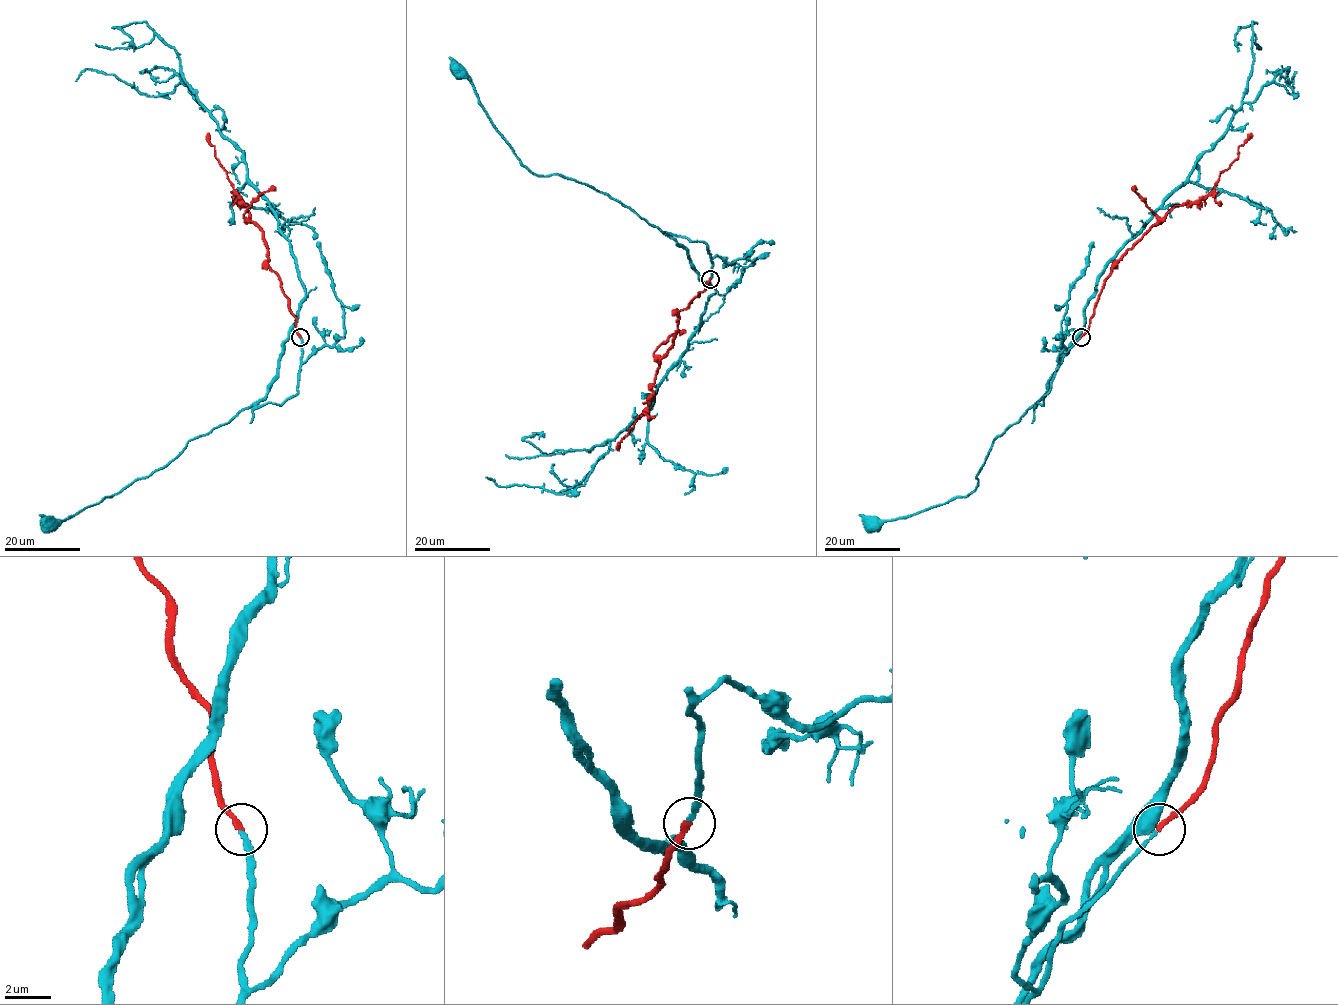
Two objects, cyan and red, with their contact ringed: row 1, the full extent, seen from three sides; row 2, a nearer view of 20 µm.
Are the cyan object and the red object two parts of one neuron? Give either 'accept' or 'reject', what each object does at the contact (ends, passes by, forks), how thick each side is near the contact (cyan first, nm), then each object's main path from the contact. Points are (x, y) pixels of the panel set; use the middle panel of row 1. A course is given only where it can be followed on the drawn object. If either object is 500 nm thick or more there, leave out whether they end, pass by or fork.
accept; cyan ends there; red ends there; 170 nm thick on the cyan side, 220 nm on the other; cyan runs (710, 278), (712, 263), (704, 243), (662, 232), (583, 183), (532, 173), (460, 72); red runs (710, 279), (705, 288), (679, 312), (674, 344), (660, 360), (650, 403), (618, 449)

